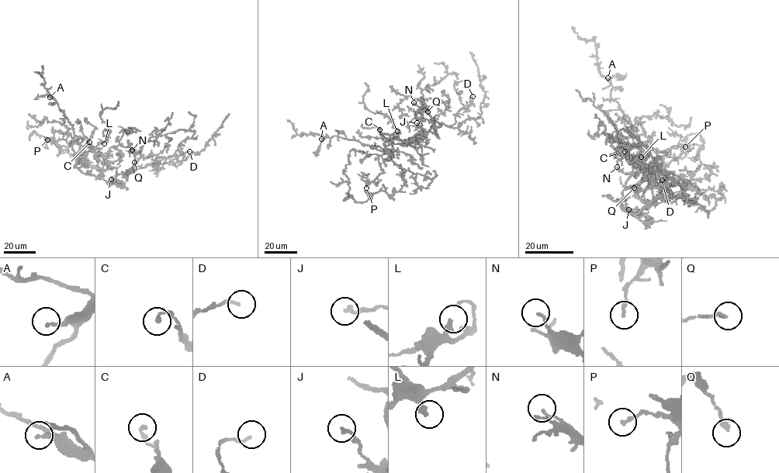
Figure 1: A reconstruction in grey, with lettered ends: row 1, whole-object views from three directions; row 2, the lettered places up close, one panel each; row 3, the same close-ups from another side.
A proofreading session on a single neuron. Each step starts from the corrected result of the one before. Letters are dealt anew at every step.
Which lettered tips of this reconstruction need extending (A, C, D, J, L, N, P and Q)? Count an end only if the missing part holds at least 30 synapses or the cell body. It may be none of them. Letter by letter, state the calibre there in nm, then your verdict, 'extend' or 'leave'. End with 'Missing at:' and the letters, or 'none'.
A: 180 nm | leave
C: 170 nm | leave
D: 150 nm | leave
J: 180 nm | leave
L: 240 nm | leave
N: 130 nm | leave
P: 170 nm | leave
Q: 180 nm | leave
Missing at: none

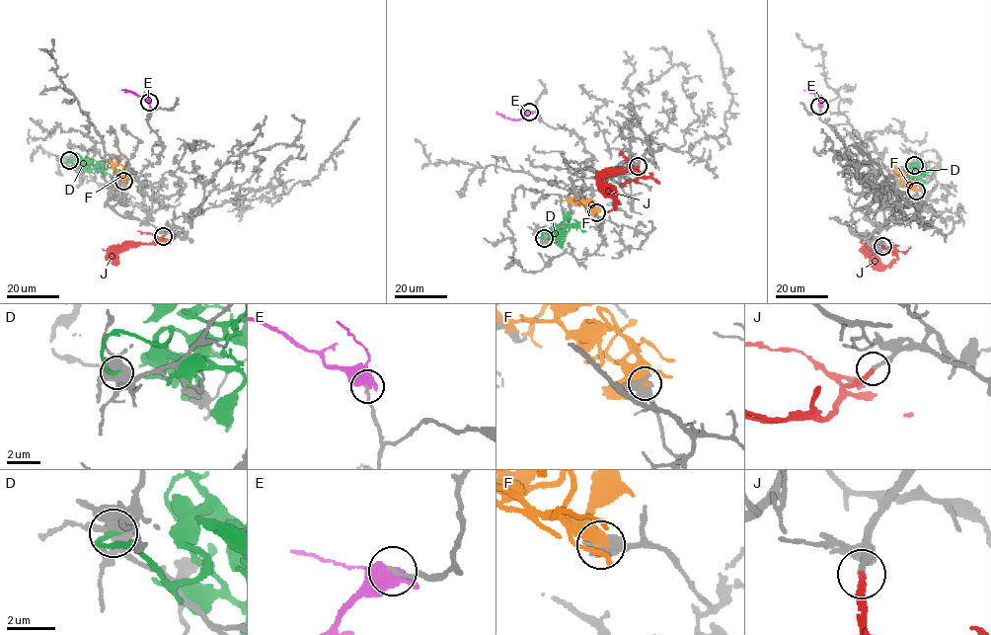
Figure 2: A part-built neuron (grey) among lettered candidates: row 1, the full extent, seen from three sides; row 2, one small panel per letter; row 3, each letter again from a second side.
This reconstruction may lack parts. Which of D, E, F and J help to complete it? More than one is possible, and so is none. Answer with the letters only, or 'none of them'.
J

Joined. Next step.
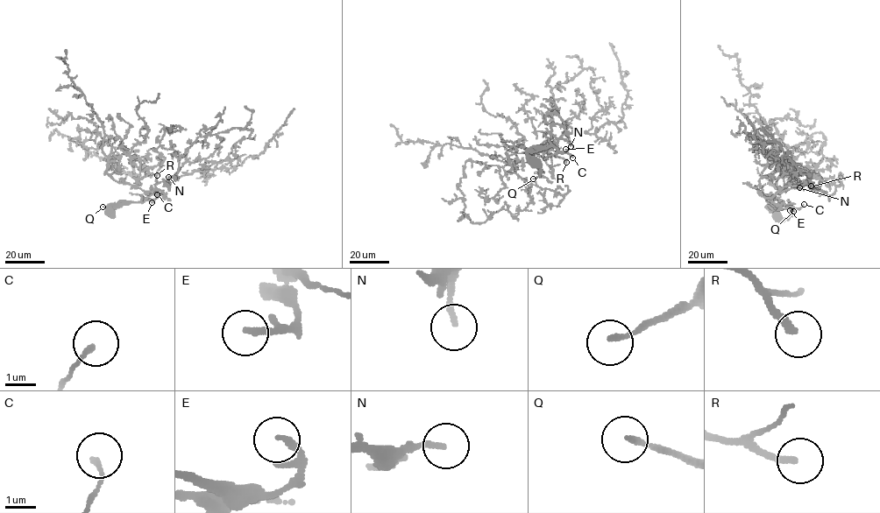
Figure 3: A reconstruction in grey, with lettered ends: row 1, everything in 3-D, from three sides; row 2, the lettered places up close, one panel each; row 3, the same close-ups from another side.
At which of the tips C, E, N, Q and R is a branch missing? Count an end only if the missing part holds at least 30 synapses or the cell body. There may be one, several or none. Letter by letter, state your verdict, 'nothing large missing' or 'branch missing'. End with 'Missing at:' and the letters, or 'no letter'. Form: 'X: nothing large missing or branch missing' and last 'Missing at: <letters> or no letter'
C: nothing large missing
E: nothing large missing
N: branch missing
Q: nothing large missing
R: branch missing
Missing at: N, R

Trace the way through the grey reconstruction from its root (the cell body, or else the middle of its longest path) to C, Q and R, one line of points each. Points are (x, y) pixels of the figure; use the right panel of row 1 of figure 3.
C: (775, 214), (768, 207), (799, 208), (804, 204)
Q: (775, 214), (786, 218), (793, 214), (793, 211)
R: (775, 214), (768, 207), (784, 209), (787, 207), (775, 199), (777, 193), (790, 184), (811, 186)

